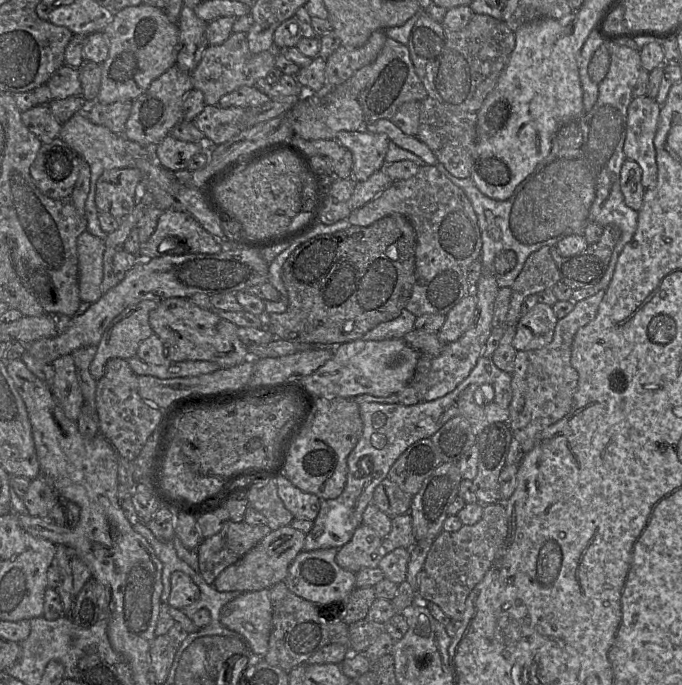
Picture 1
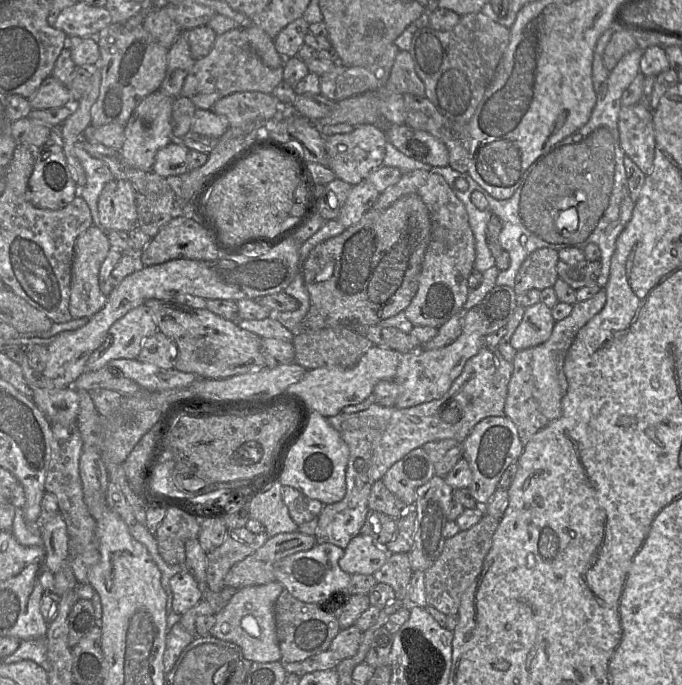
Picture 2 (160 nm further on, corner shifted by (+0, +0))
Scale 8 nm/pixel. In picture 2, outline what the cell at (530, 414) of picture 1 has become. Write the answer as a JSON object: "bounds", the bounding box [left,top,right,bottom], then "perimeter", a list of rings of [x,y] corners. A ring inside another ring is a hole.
{"bounds":[504,288,606,446],"perimeter":[[[601,288],[593,297],[573,305],[571,314],[554,325],[550,338],[543,344],[517,351],[512,363],[513,371],[508,383],[508,393],[504,406],[507,416],[517,427],[520,441],[525,446],[531,438],[549,423],[558,419],[562,411],[562,400],[568,389],[564,374],[564,359],[578,331],[606,303],[606,291]]]}

